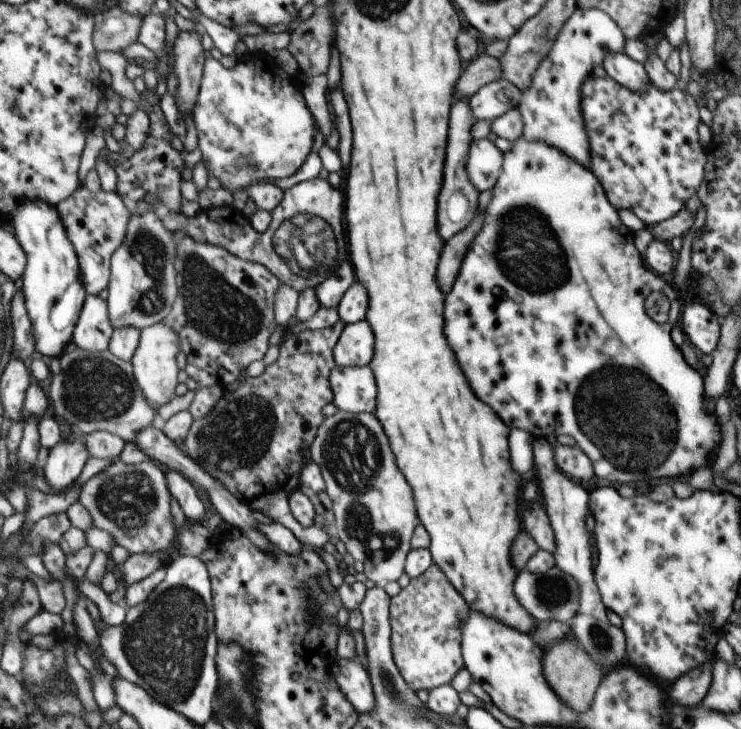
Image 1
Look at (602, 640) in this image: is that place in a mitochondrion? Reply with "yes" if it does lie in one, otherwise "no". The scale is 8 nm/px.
yes

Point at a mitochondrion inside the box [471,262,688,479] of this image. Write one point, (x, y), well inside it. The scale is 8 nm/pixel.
(614, 433)

